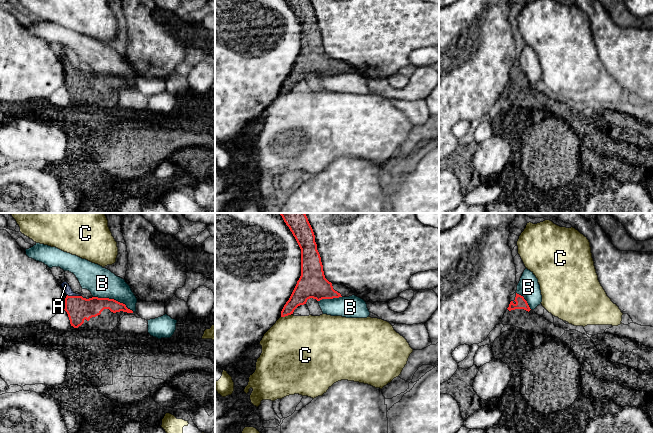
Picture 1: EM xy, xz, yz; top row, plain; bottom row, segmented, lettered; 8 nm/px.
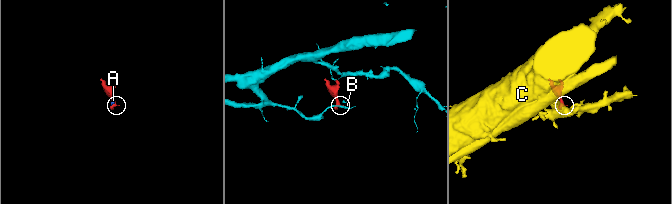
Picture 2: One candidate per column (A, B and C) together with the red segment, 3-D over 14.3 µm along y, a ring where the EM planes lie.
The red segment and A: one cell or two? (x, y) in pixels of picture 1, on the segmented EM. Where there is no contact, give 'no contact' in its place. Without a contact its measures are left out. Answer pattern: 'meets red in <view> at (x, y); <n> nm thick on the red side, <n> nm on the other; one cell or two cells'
meets red in xy at (74, 296); 190 nm thick on the red side, 60 nm on the other; one cell

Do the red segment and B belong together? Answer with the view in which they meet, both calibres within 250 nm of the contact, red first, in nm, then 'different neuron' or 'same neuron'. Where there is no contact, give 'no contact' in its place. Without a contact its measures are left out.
xy | 160/240 nm | different neuron

